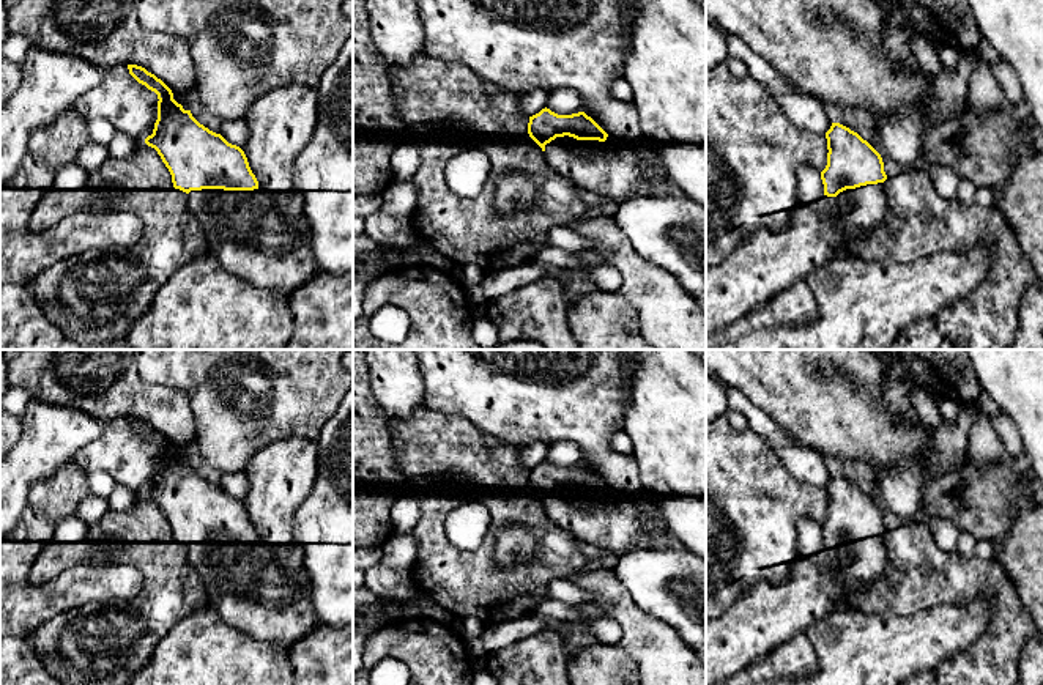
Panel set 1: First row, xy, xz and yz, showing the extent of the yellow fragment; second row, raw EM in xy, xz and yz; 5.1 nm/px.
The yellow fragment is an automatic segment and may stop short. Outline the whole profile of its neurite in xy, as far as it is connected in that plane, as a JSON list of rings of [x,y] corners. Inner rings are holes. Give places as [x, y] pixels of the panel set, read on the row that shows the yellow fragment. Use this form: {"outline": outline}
{"outline": [[[128,65],[128,69],[139,83],[158,94],[158,120],[145,143],[161,156],[173,187],[187,194],[187,208],[199,220],[210,254],[222,269],[255,288],[285,294],[306,285],[318,271],[318,265],[310,247],[312,230],[304,213],[304,194],[295,189],[262,191],[239,146],[200,124],[154,74],[137,65]]]}

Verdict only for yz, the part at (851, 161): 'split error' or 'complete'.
split error

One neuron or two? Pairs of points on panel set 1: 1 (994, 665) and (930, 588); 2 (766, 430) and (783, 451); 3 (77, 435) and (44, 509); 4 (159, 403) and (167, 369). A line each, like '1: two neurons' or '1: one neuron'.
1: one neuron
2: one neuron
3: two neurons
4: two neurons

